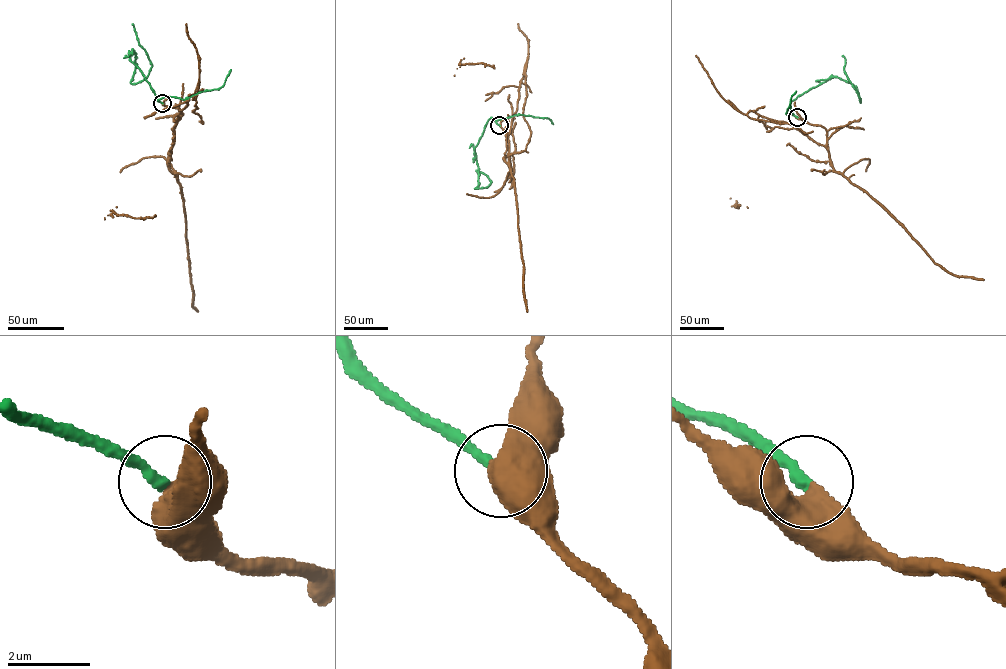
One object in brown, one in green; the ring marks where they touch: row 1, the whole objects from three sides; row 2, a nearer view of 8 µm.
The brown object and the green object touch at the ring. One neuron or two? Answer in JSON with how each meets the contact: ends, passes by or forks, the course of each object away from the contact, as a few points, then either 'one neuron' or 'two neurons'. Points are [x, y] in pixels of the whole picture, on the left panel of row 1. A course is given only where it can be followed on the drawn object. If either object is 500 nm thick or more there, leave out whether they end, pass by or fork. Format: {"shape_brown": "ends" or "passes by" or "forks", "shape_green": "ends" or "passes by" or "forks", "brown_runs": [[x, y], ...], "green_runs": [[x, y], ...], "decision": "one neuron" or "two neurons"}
{"brown_runs": [[162, 103], [177, 108], [182, 114], [174, 128], [169, 168], [180, 186], [192, 304], [198, 311]], "green_runs": [[162, 103], [130, 60], [134, 51], [135, 68], [131, 83], [141, 82], [152, 65], [132, 24]], "decision": "one neuron"}

